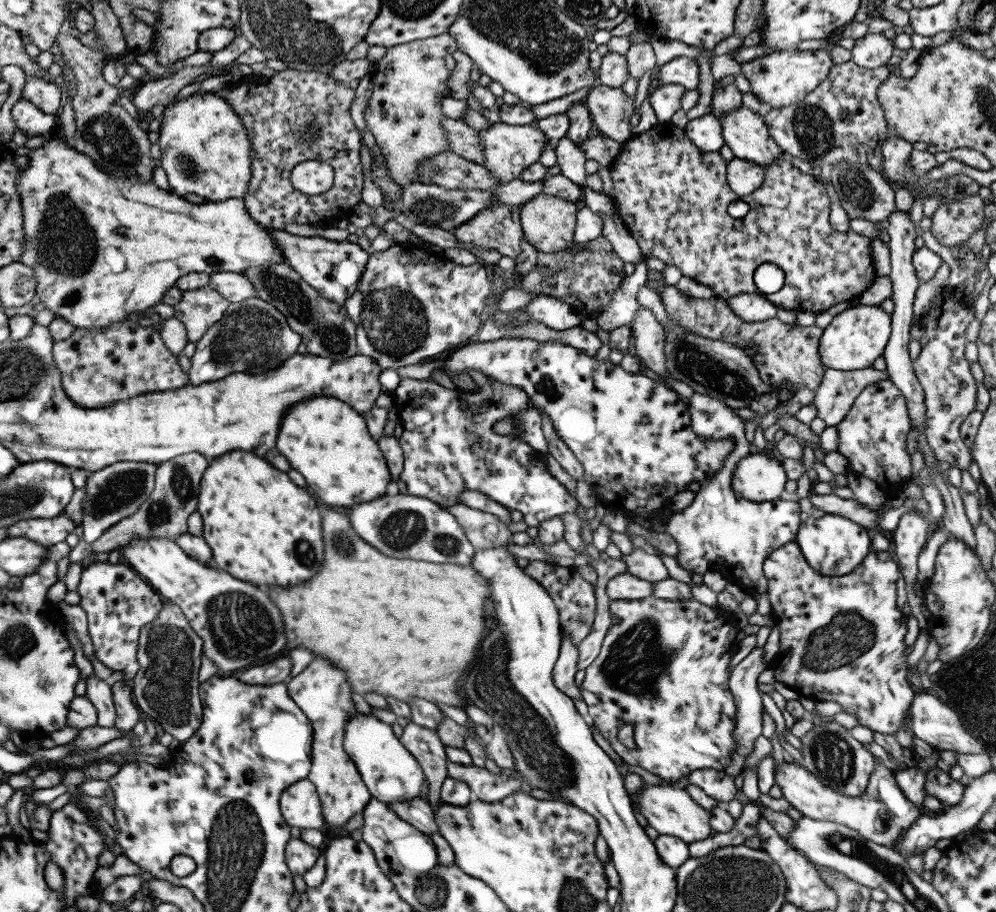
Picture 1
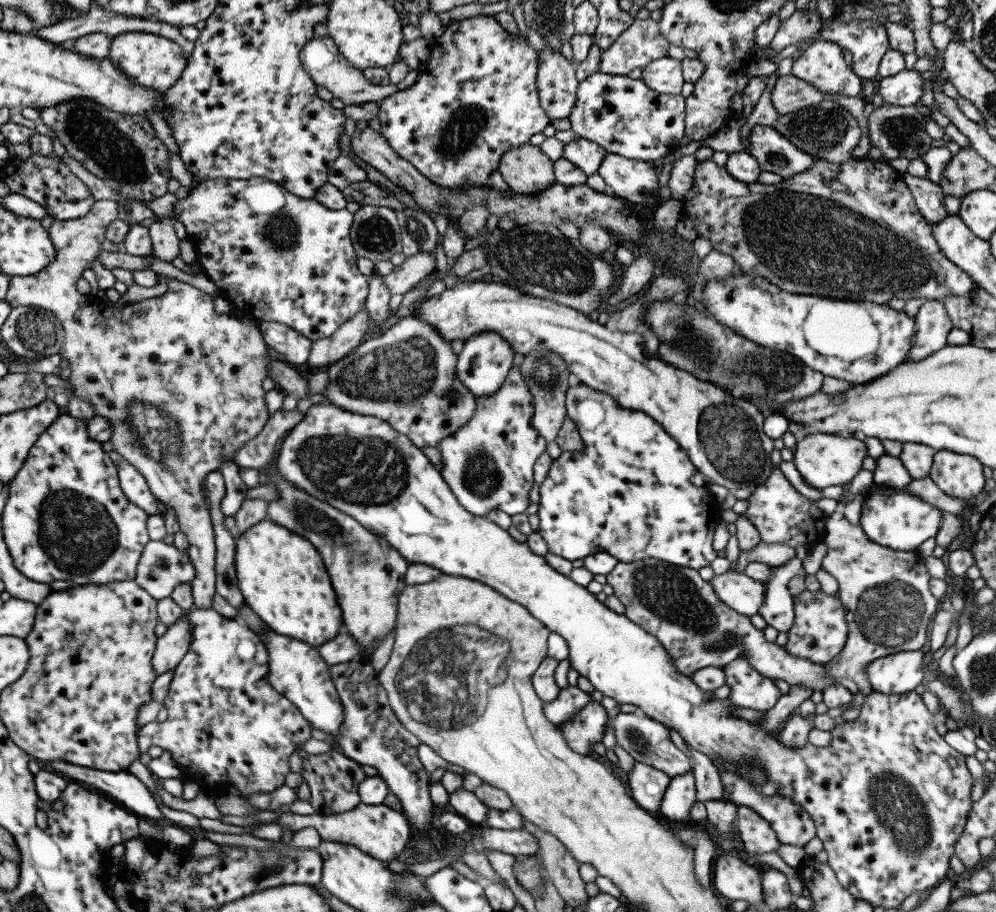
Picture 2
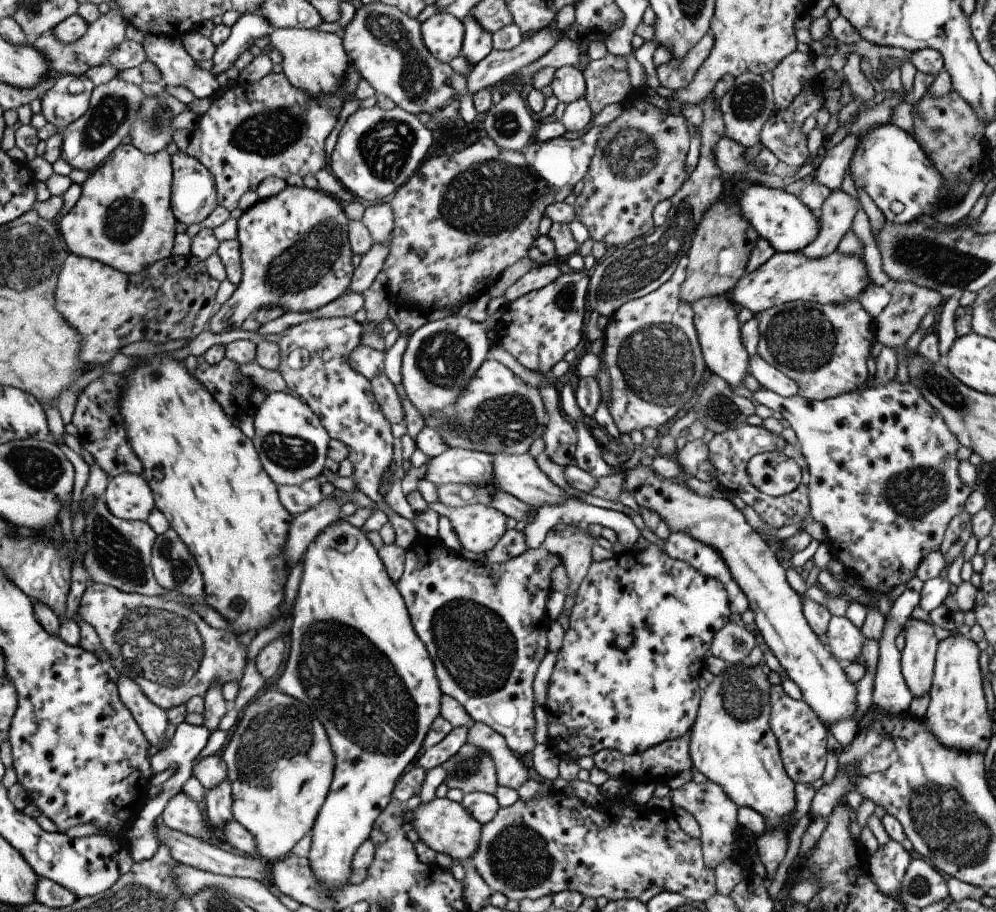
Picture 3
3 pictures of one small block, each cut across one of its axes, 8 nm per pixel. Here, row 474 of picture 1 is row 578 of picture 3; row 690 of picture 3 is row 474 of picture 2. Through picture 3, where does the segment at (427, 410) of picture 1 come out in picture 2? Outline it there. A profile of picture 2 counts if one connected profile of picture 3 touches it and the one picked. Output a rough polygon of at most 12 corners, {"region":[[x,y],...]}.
{"region":[[516,362],[438,442],[471,514],[521,514],[546,440]]}

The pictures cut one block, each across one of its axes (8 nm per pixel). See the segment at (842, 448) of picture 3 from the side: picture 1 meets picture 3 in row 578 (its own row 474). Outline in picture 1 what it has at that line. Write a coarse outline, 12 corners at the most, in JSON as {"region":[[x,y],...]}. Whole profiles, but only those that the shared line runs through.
{"region":[[868,384],[839,424],[836,451],[889,500],[909,487],[907,405]]}

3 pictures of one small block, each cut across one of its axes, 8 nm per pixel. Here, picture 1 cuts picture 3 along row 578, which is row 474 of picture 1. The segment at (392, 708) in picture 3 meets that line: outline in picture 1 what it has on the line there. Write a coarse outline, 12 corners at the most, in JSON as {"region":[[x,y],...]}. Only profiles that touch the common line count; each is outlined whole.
{"region":[[321,396],[281,420],[275,448],[320,506],[379,498],[383,453],[355,410]]}

